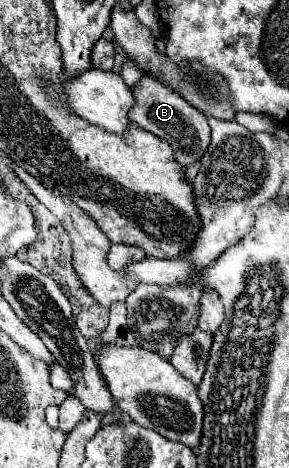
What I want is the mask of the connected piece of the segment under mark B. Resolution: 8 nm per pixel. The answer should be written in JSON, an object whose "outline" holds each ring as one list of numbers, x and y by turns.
{"outline":[[141,76,141,80,131,88,135,104,129,110,129,120,143,130,155,134,161,140,167,140,173,146,175,160,181,164,181,168,189,168,193,162,197,162,209,142,211,142,211,128,207,124,207,118,195,110,187,100,183,100,177,92,167,88,165,84,157,82,153,76]]}

